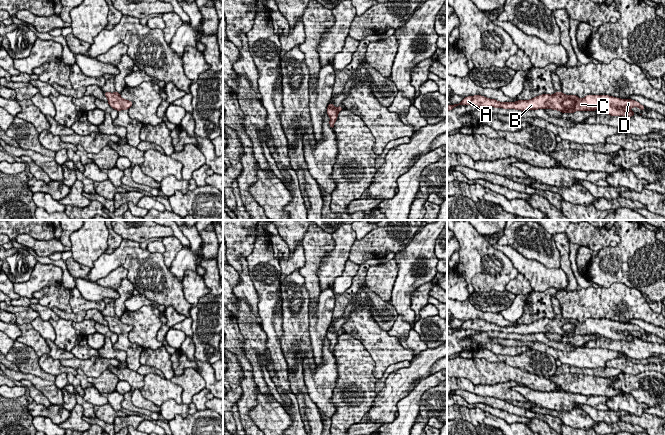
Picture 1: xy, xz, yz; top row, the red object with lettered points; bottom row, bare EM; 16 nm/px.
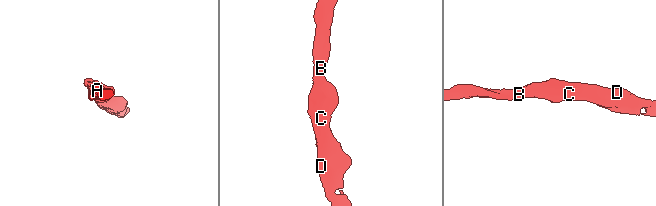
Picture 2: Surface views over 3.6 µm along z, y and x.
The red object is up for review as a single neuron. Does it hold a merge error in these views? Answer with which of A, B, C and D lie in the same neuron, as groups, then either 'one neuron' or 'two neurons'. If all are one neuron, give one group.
groups A B C D; one neuron

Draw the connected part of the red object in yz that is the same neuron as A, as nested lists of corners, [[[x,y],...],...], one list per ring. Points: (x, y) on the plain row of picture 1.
[[[562,315],[553,319],[542,318],[530,324],[518,324],[516,326],[499,326],[481,319],[468,320],[458,328],[447,329],[447,335],[460,329],[471,329],[480,332],[495,331],[516,334],[537,334],[553,333],[562,337],[574,337],[575,335],[594,335],[599,334],[612,340],[629,340],[636,337],[630,333],[638,331],[640,334],[646,332],[639,326],[631,323],[620,323],[608,319],[586,319],[580,323],[576,319],[565,319]]]

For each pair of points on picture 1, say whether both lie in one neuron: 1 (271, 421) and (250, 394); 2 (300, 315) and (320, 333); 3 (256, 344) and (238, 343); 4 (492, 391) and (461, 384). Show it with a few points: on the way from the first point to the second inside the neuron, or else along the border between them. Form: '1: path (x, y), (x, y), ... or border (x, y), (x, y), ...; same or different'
1: border (258, 402), (249, 412), (249, 416), (254, 424); different
2: border (308, 325), (310, 348); different
3: border (237, 320), (243, 338), (243, 351), (249, 361); different
4: path (484, 390), (469, 387); same

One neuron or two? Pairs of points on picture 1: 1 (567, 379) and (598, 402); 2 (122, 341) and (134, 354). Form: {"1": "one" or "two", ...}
{"1": "two", "2": "one"}

